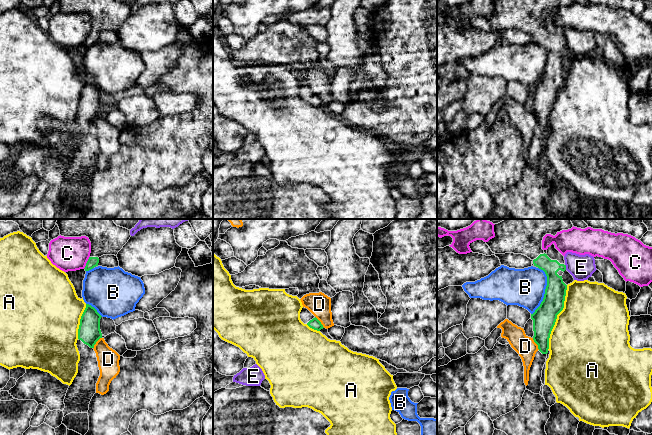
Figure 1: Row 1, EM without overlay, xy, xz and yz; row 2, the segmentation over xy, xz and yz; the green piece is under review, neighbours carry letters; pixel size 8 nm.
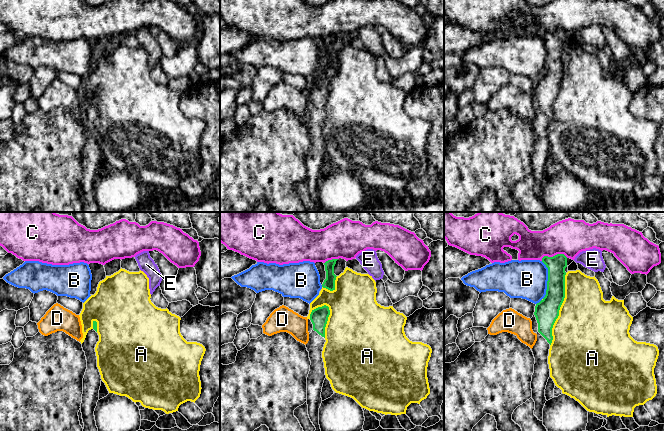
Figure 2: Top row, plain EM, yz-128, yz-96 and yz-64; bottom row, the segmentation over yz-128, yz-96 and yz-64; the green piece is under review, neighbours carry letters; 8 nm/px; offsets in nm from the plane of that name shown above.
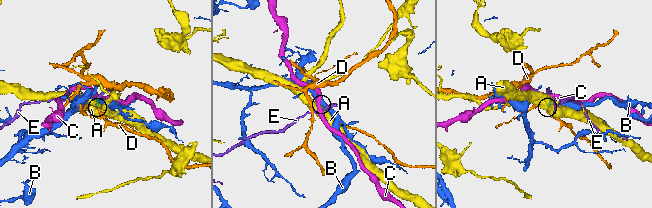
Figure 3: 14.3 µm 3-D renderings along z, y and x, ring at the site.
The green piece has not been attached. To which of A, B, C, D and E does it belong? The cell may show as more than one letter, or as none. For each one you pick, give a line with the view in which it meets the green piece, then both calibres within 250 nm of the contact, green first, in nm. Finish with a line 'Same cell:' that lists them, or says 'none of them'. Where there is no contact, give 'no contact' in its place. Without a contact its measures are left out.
Same cell: none of them

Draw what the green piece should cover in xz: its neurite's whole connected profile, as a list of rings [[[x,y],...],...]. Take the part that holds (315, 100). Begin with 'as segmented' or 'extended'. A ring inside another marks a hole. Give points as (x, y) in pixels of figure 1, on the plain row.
extended; [[[305,83],[300,88],[300,95],[314,106],[320,107],[324,104],[321,98]]]

